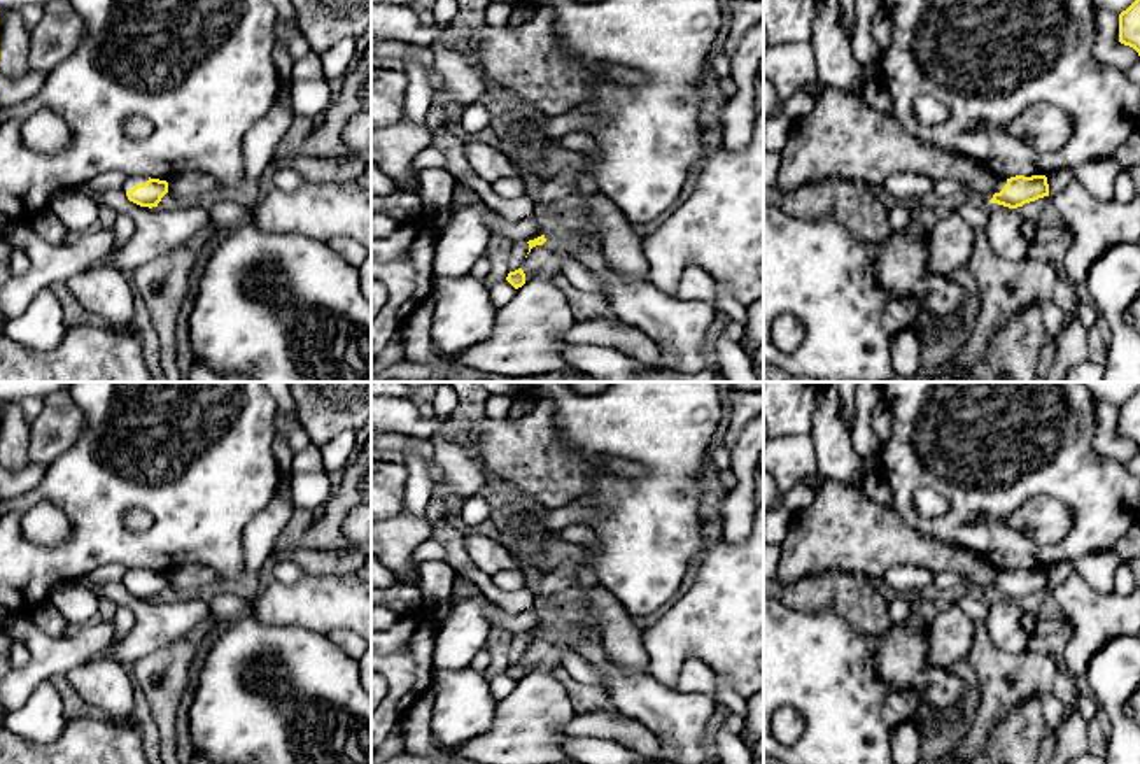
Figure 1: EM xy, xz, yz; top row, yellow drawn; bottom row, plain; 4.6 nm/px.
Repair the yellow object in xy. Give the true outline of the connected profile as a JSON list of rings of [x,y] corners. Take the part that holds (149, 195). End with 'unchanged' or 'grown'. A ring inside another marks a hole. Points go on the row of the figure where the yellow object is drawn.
[[[137,175],[126,179],[123,191],[130,202],[152,209],[158,207],[161,198],[168,193],[168,182],[147,175]]] | grown

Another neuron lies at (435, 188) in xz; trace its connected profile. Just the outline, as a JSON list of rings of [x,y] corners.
[[[429,166],[417,175],[415,193],[420,200],[420,214],[426,223],[438,233],[447,230],[452,212],[450,203],[455,189],[455,177],[440,166]]]

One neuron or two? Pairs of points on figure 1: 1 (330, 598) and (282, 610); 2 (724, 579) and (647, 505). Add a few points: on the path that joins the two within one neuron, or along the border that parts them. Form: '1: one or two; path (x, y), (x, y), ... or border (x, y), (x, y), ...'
1: one; path (317, 603), (295, 605)
2: two; border (706, 547), (697, 559)

